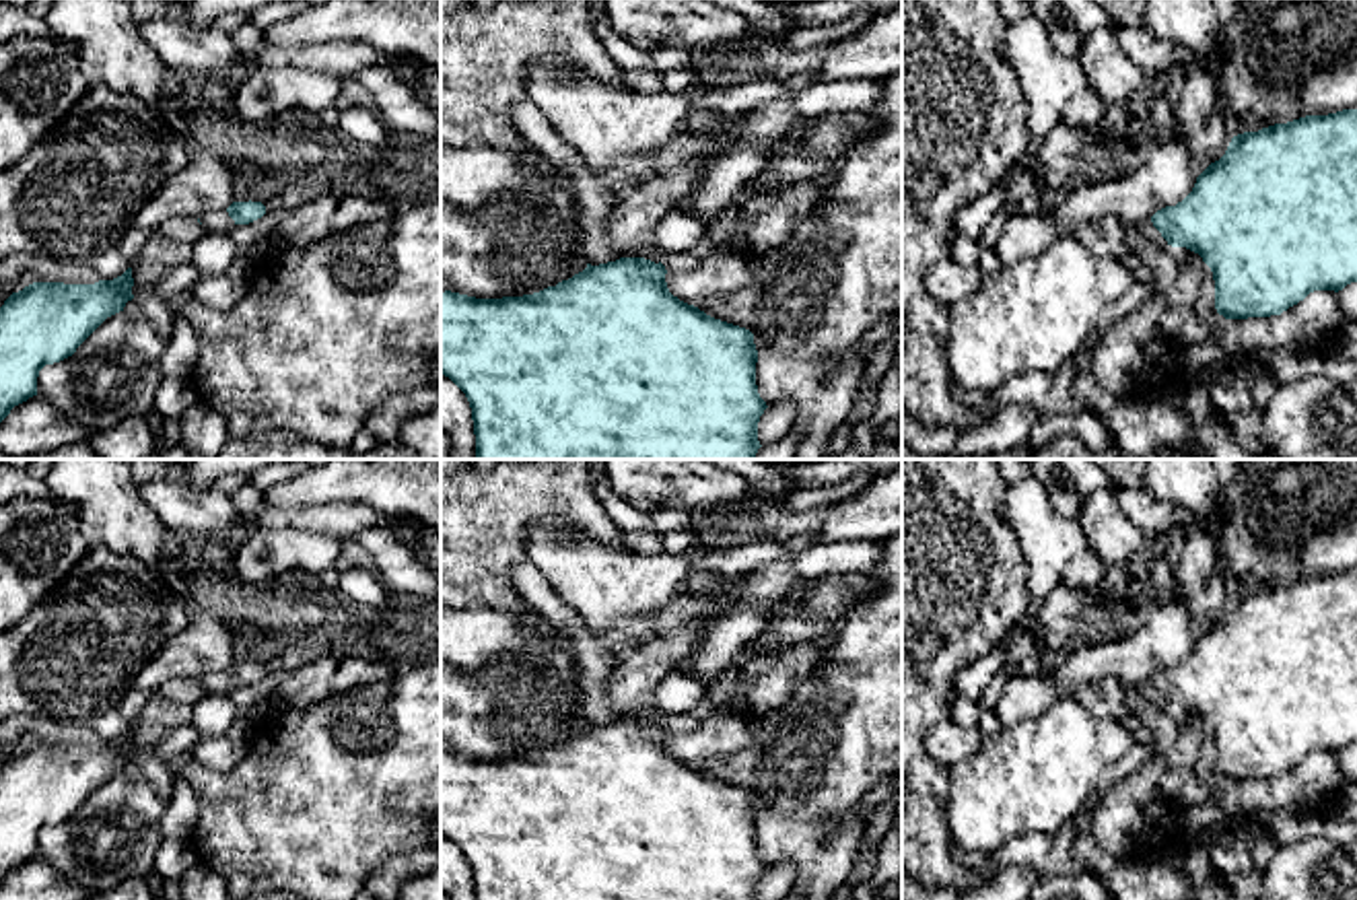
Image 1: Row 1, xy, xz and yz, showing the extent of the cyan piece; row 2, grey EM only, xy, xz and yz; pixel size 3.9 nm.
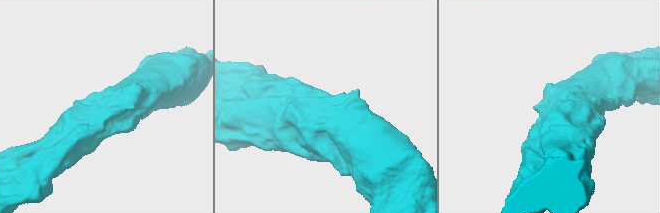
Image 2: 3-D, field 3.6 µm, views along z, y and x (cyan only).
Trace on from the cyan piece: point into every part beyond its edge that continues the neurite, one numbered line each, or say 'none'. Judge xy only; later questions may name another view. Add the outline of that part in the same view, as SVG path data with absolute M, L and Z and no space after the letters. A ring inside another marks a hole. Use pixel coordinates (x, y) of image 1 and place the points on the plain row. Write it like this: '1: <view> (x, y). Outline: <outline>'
1: xy (213, 682). Outline: M227 671L202 676L200 684L206 692L220 692L220 694L227 694L235 688L235 682L229 678Z

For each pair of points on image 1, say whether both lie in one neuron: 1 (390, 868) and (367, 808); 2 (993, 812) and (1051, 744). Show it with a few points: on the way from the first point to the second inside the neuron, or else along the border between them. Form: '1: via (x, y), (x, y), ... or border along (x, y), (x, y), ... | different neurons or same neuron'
1: border along (419, 847), (384, 857), (365, 878) | different neurons
2: via (1010, 795), (1045, 760) | same neuron

